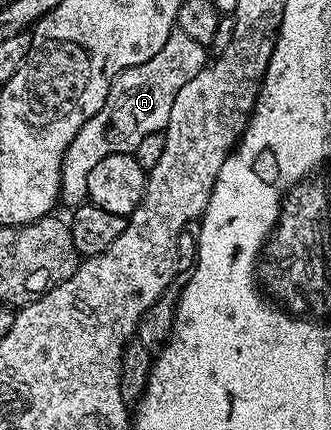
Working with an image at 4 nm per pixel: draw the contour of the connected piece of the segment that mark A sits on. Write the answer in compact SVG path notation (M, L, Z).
M176 29L171 32L169 41L165 41L161 53L153 53L153 57L141 65L126 67L113 81L103 108L89 117L85 125L81 125L77 137L73 137L67 146L61 173L62 202L82 204L87 199L89 173L99 162L105 161L105 157L110 155L134 152L135 147L141 145L142 139L149 137L149 133L163 131L177 93L181 93L181 88L193 81L193 77L197 77L197 73L208 62L208 48L193 41L189 33Z

